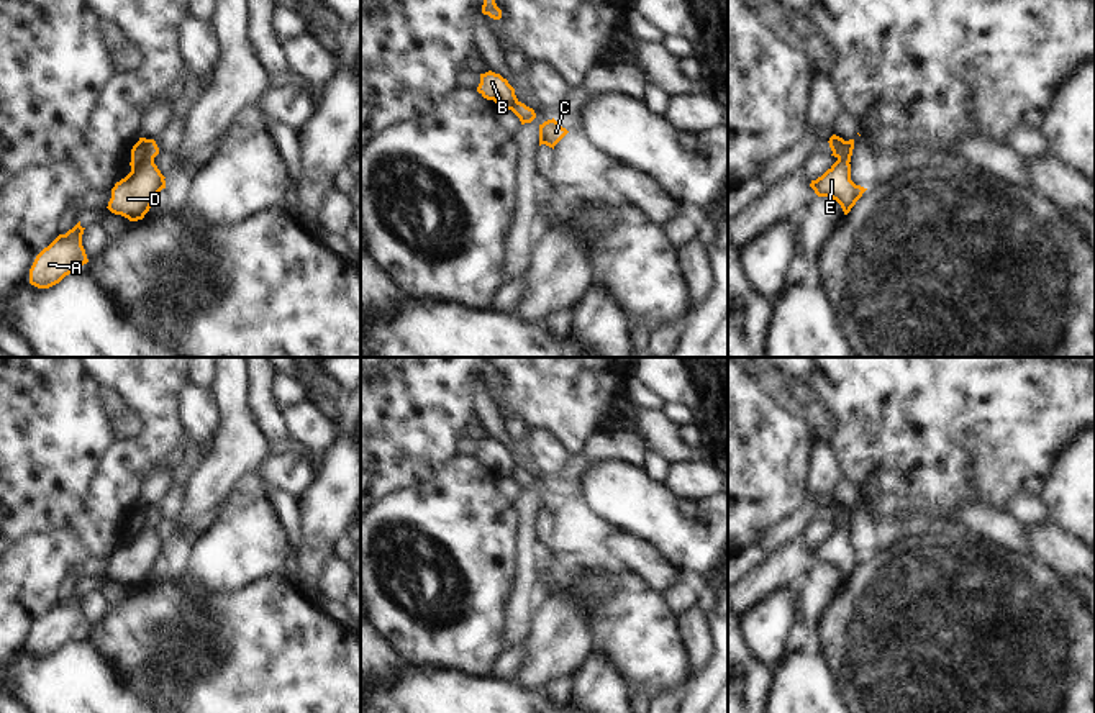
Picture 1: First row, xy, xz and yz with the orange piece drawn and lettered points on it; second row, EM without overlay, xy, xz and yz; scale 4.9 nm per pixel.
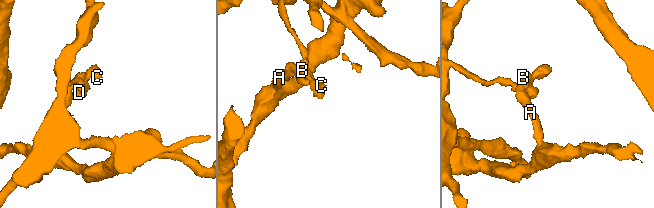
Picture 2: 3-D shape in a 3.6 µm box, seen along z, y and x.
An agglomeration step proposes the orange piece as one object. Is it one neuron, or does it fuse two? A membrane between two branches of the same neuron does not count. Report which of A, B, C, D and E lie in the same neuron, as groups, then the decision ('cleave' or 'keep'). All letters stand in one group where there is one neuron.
A B / C D E | cleave

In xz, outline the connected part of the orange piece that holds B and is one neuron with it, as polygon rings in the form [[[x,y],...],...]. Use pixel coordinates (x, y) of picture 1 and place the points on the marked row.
[[[492,70],[480,74],[477,92],[484,98],[493,100],[500,110],[511,110],[518,100],[515,89],[508,84],[508,80]]]

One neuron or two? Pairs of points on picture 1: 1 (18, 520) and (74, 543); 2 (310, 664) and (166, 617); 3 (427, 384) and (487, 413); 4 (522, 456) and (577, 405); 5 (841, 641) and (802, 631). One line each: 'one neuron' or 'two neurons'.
1: two neurons
2: one neuron
3: two neurons
4: two neurons
5: two neurons

